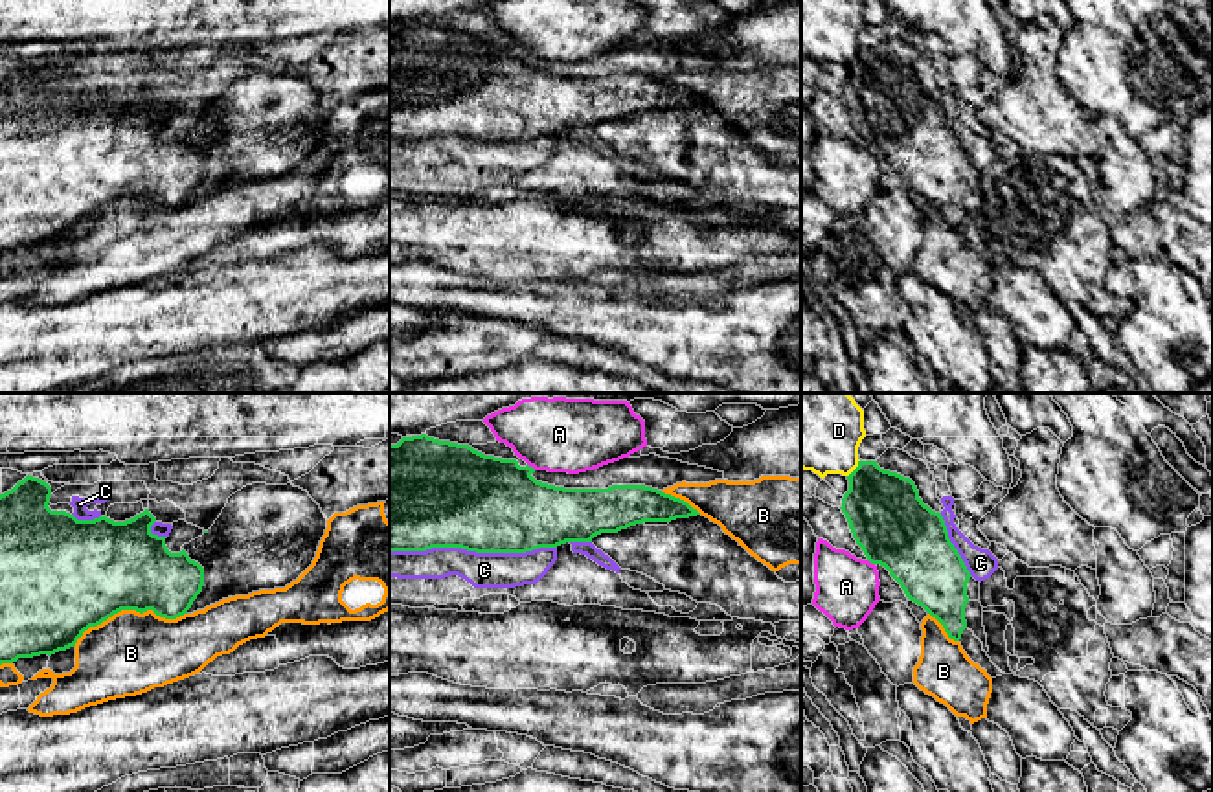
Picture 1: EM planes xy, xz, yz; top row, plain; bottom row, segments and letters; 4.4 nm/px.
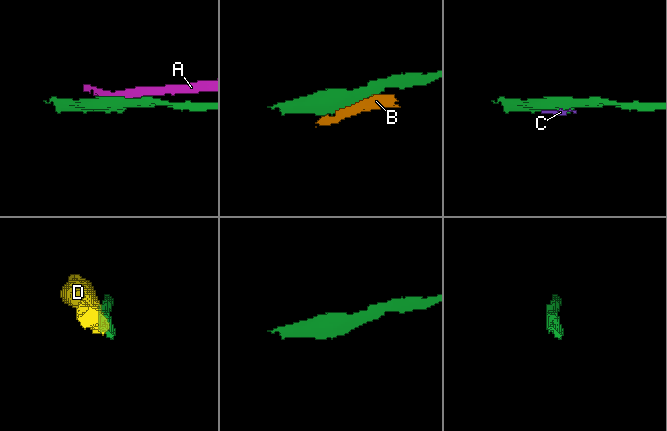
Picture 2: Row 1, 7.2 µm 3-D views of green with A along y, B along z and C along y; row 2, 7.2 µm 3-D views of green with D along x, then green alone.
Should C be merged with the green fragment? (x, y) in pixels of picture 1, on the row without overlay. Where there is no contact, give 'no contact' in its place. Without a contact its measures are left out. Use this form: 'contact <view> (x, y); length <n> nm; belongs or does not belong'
contact xz (473, 138); length 750 nm; does not belong

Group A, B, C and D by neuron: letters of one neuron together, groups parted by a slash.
A / B / C / D

